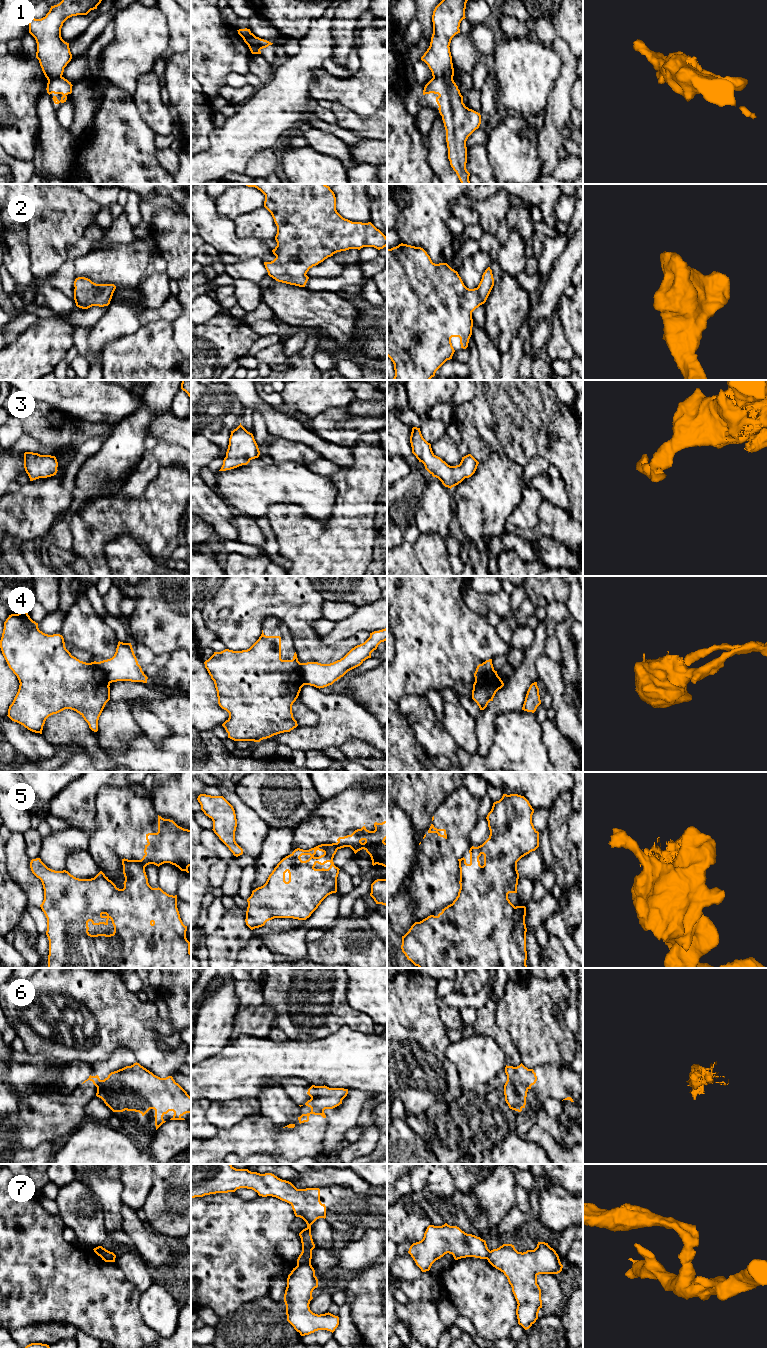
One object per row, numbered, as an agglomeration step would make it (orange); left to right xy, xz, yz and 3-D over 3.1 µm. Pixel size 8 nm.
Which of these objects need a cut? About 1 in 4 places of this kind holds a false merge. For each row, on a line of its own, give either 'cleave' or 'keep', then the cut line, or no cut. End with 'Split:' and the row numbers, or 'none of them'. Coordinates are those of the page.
1: keep; cut none
2: keep; cut none
3: keep; cut none
4: cleave; cut yz (494, 670), (488, 679), (475, 680)
5: cleave; cut xy (133, 860), (137, 861), (144, 868)
6: keep; cut none
7: cleave; cut xz (310, 1263), (297, 1265)
Split: 4, 5, 7

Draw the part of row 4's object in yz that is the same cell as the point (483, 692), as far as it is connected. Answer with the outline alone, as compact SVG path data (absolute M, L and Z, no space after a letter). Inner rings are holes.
M497 671L490 674L490 679L485 681L475 680L472 690L472 699L477 703L480 710L484 710L496 692L504 686L503 681L498 676Z

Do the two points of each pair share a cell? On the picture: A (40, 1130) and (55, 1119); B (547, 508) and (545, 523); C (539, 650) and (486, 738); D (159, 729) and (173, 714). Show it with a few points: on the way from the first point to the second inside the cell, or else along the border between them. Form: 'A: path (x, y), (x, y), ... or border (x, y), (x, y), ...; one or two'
A: path (44, 1126), (51, 1119); one
B: path (547, 512), (547, 519); one
C: path (527, 672), (521, 681), (487, 716); one
D: border (147, 708), (169, 728), (170, 734), (159, 743); two

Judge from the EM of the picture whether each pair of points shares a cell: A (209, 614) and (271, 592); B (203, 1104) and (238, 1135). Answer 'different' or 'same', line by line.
A: same
B: different

